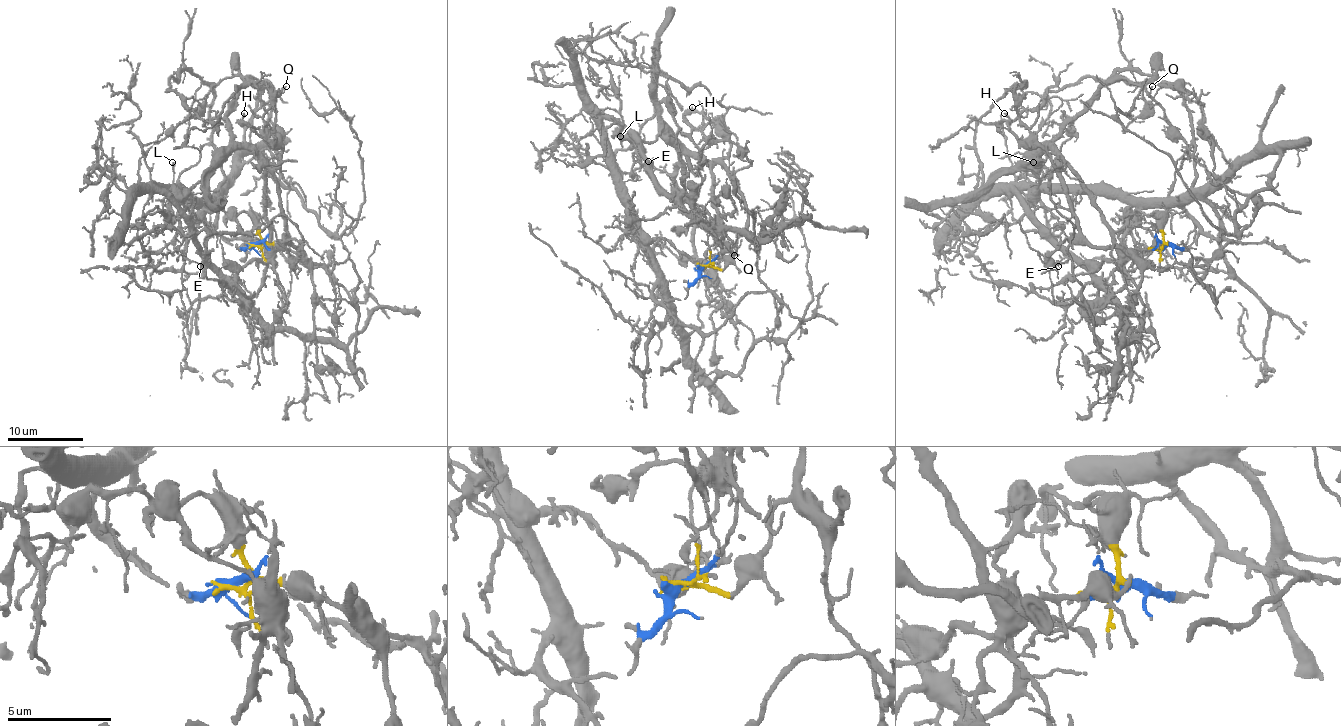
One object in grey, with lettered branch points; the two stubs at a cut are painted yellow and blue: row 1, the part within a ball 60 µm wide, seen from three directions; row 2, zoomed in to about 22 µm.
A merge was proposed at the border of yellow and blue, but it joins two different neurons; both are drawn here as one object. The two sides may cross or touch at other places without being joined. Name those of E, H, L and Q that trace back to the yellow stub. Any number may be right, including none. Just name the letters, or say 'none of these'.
H, L, Q

